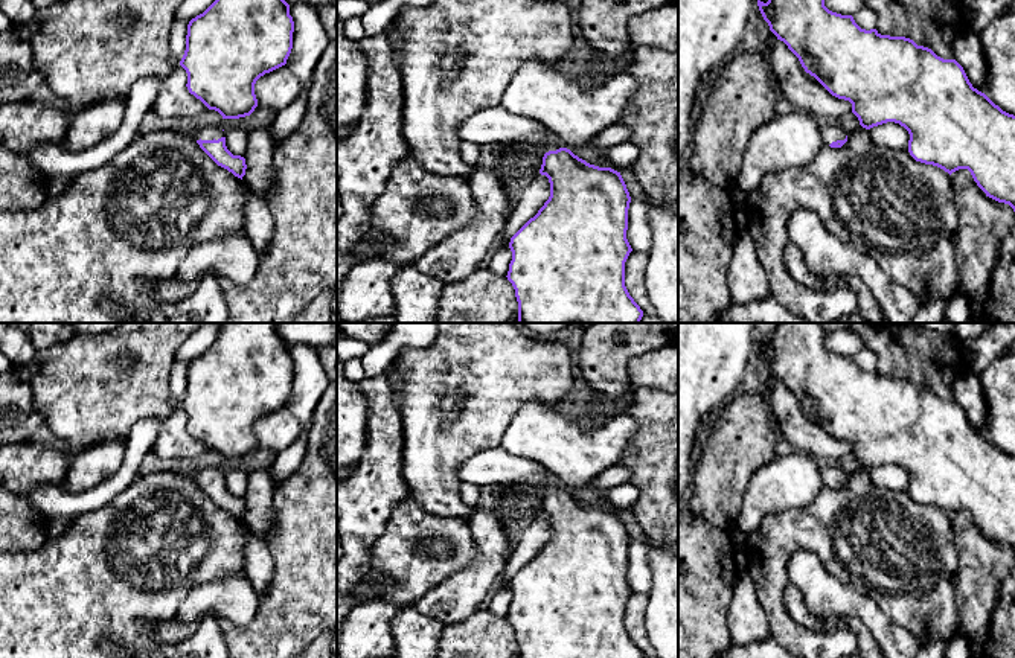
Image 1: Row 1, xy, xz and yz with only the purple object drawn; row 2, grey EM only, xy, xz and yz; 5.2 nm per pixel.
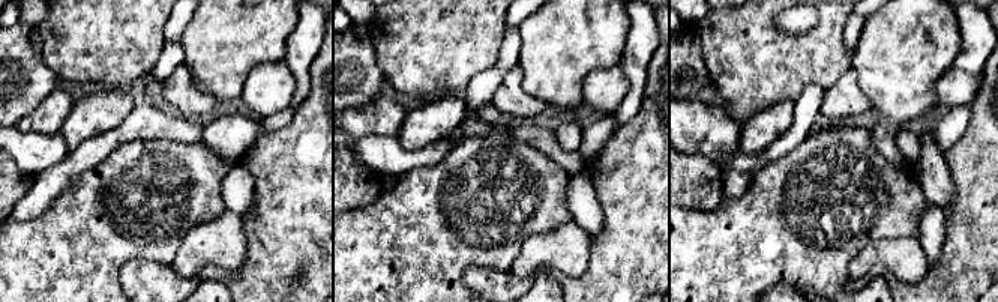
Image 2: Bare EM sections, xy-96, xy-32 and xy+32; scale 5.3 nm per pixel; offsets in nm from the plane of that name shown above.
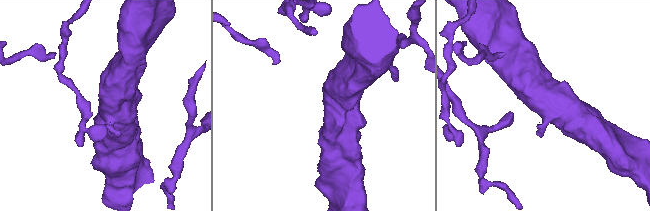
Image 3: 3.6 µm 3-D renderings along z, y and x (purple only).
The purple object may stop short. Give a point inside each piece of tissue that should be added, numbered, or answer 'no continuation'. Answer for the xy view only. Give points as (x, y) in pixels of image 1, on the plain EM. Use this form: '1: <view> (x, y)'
1: xy (209, 474)

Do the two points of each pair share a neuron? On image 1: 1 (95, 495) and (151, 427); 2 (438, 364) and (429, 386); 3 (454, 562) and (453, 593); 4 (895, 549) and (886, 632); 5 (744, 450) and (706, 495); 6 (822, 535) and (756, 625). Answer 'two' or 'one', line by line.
1: one
2: one
3: two
4: two
5: one
6: two

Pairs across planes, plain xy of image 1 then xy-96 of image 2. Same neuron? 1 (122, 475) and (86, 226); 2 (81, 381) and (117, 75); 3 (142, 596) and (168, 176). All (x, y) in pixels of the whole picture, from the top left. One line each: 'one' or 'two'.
1: two
2: one
3: one

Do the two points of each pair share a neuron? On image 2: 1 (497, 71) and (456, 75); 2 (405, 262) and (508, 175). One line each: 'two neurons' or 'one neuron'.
1: two neurons
2: one neuron

